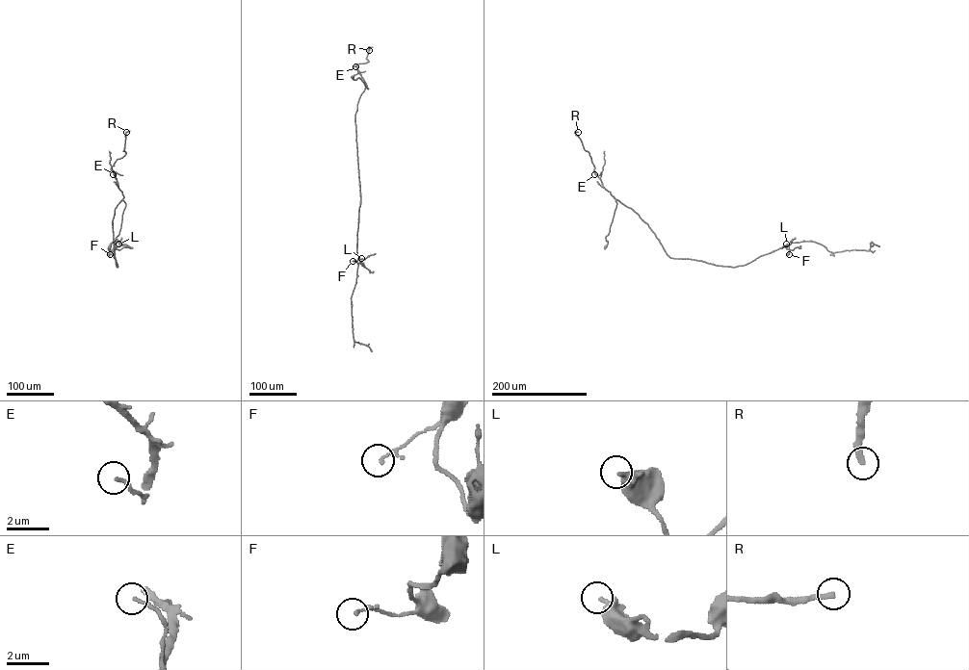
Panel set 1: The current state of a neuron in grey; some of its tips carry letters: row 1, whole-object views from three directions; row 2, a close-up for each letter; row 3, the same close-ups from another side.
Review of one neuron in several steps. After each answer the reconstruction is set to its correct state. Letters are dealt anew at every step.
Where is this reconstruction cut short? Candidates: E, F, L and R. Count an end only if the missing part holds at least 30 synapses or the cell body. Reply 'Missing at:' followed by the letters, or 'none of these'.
Missing at: R

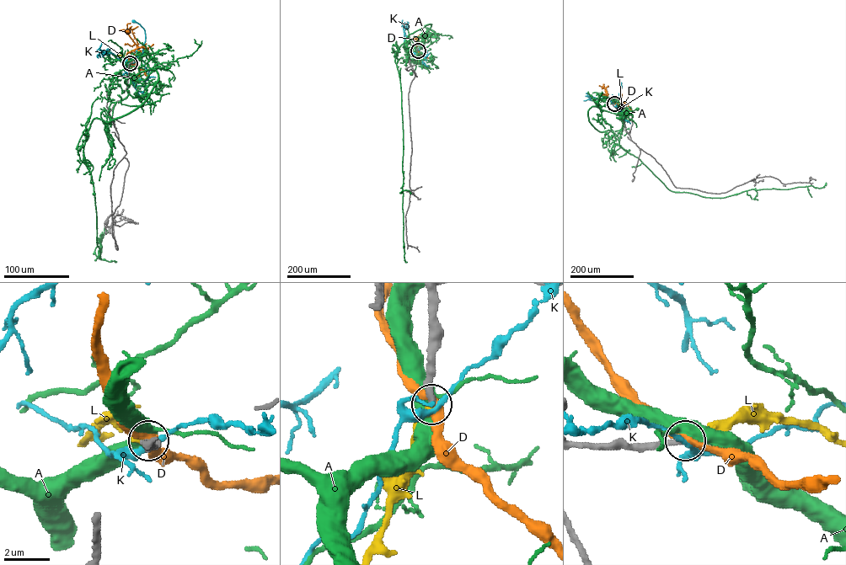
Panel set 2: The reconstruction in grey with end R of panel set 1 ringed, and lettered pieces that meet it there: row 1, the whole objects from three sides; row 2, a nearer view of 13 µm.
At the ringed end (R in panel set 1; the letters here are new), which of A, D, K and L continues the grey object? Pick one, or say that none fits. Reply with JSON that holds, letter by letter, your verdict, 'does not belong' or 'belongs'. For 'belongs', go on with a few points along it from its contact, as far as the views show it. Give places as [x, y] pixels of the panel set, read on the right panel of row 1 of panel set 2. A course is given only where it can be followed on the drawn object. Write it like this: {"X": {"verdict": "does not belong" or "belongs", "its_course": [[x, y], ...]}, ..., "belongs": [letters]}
{"A": {"verdict": "does not belong"}, "D": {"verdict": "does not belong"}, "K": {"verdict": "does not belong"}, "L": {"verdict": "belongs"}, "belongs": ["L"]}

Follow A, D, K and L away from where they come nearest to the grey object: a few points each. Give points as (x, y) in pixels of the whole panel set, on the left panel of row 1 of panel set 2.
A: (130, 63), (128, 64), (130, 84), (127, 89), (125, 78), (117, 73)
D: (130, 63), (127, 53), (137, 47), (128, 34), (131, 26)
K: (131, 63), (125, 63), (146, 38), (143, 29), (133, 21)
L: (130, 63), (128, 65), (123, 56), (117, 55)

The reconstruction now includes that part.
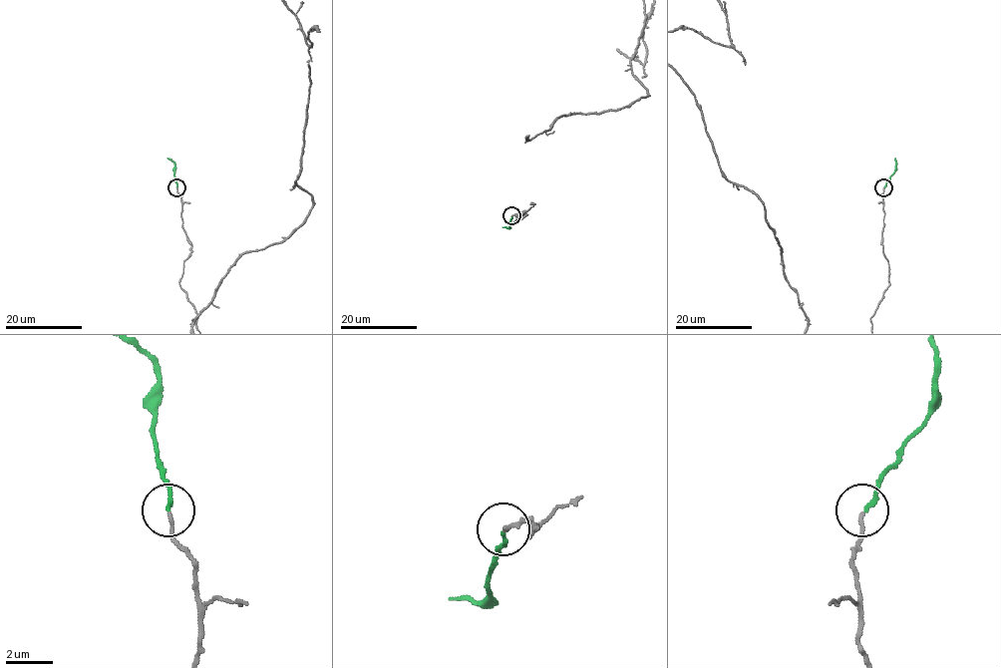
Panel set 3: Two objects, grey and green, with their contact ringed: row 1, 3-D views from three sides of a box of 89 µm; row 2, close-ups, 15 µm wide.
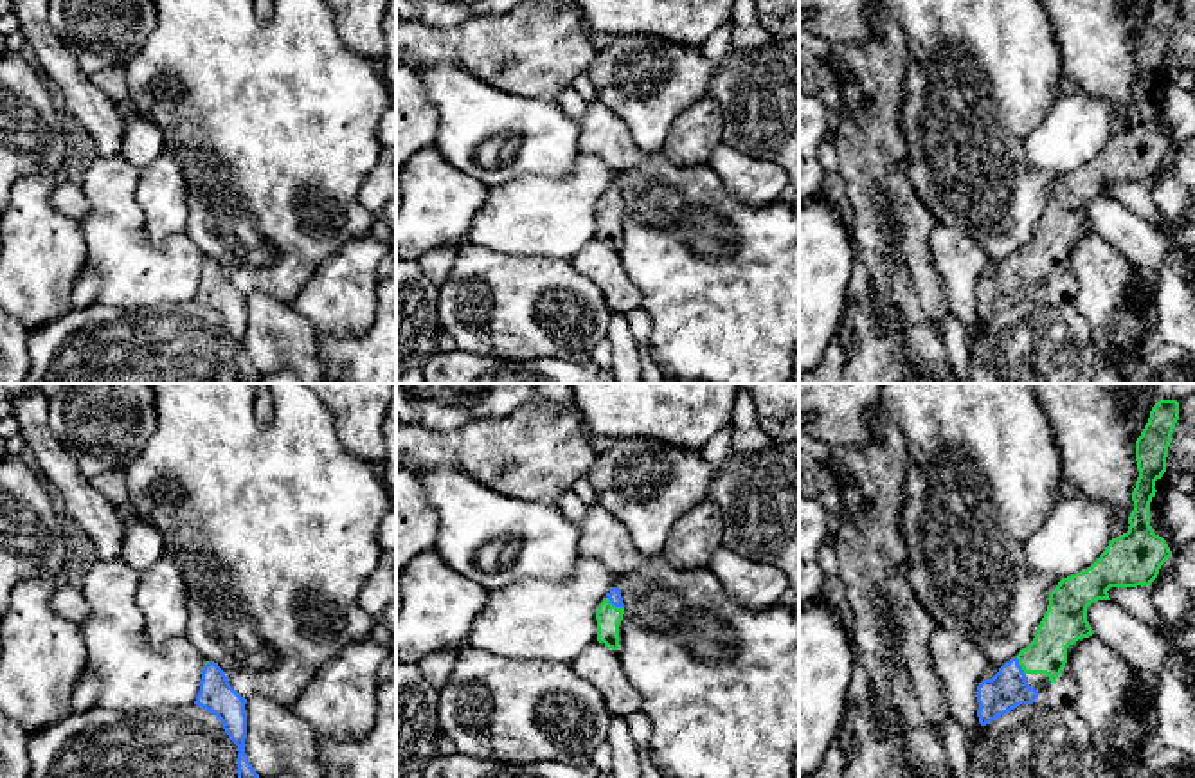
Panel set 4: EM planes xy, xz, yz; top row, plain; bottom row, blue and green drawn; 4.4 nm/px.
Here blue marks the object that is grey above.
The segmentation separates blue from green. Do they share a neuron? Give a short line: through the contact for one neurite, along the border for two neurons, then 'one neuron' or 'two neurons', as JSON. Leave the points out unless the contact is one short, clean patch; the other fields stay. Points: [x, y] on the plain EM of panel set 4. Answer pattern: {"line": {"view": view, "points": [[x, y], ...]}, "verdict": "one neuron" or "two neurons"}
{"line": {"view": "xz", "points": [[614, 191], [614, 200], [609, 213]]}, "verdict": "one neuron"}

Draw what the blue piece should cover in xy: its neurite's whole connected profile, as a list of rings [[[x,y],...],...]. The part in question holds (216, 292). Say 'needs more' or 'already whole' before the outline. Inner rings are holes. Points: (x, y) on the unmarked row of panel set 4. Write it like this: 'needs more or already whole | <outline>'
already whole | [[[209,258],[203,263],[200,288],[194,301],[214,310],[221,317],[229,335],[238,342],[238,384],[259,384],[261,375],[245,349],[247,295],[230,283],[218,259]]]

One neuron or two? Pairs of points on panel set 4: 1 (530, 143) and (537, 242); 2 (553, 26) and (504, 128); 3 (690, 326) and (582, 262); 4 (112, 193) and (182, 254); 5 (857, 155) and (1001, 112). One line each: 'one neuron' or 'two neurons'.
1: two neurons
2: two neurons
3: two neurons
4: one neuron
5: two neurons

